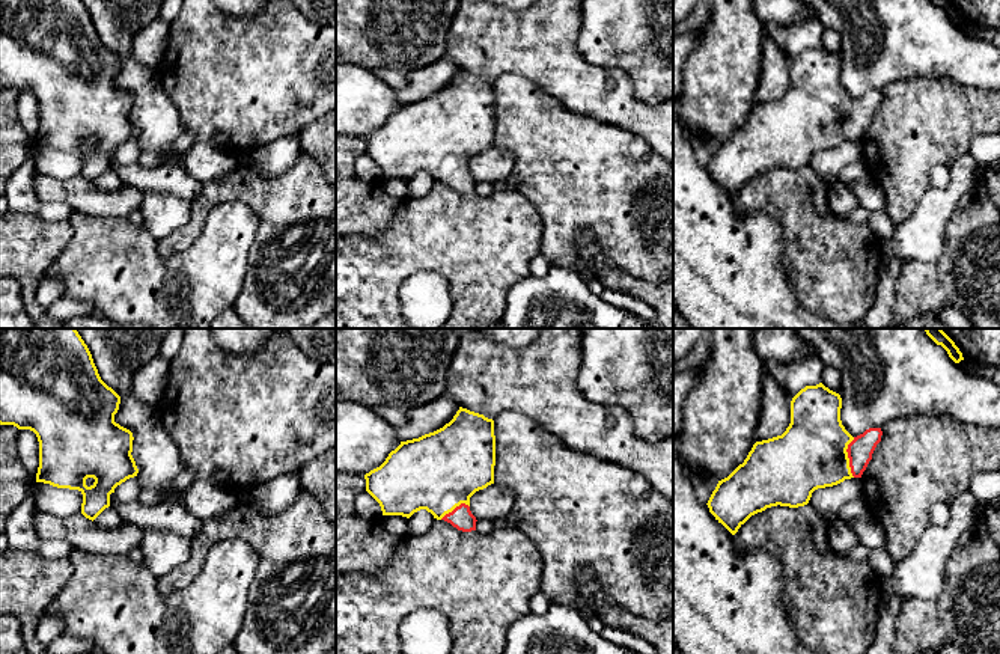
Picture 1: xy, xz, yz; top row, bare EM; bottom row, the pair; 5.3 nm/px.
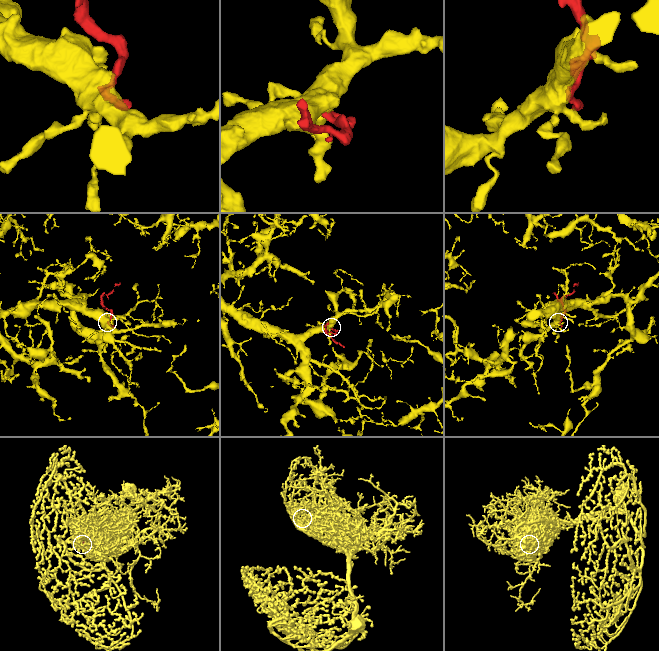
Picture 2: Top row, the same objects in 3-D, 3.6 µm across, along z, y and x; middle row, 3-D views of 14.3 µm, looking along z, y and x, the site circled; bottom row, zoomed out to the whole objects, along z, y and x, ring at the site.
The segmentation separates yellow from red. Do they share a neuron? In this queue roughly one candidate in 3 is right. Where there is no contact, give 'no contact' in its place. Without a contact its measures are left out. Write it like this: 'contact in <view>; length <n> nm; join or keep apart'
contact in yz; length 220 nm; join

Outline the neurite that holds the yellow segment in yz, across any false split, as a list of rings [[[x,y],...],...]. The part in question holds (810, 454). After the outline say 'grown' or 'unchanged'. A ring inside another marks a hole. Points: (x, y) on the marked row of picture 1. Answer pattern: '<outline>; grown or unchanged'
[[[822,383],[801,389],[791,401],[791,423],[786,431],[782,435],[756,442],[744,463],[718,481],[706,503],[715,520],[735,535],[752,515],[767,508],[804,506],[815,490],[861,478],[881,442],[883,431],[869,428],[852,437],[842,425],[840,408],[840,395]]]; grown

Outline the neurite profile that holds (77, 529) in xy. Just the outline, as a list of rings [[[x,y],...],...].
[[[36,509],[33,521],[38,536],[42,539],[62,539],[77,549],[104,555],[127,555],[133,547],[140,546],[145,535],[145,529],[130,521],[123,521],[116,529],[96,527],[81,512],[57,517]]]

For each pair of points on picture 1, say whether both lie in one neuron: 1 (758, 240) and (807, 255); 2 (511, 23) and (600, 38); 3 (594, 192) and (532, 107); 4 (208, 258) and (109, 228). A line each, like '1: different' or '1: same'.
1: different
2: different
3: same
4: same

